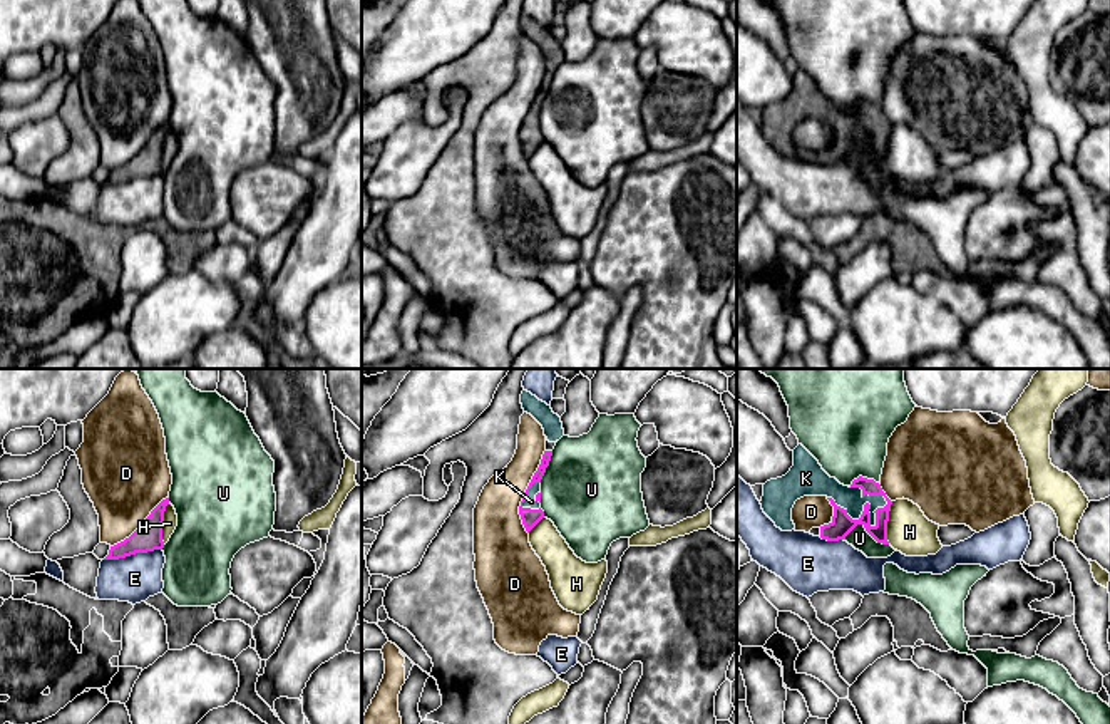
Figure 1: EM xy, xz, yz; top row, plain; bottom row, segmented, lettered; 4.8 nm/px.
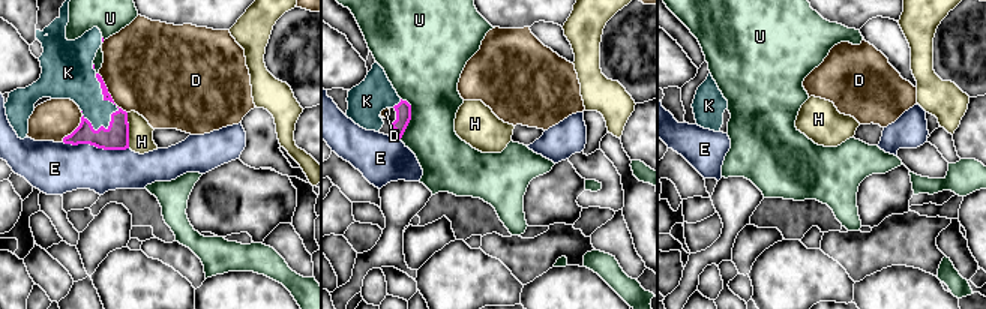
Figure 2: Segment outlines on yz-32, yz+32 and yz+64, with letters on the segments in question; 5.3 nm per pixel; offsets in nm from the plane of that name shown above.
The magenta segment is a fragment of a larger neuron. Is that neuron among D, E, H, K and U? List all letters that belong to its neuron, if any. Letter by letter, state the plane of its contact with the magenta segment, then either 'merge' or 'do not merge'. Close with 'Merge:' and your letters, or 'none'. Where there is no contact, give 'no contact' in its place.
D: contact in xz; do not merge
E: contact in xy; do not merge
H: contact in yz; do not merge
K: contact in yz; merge
U: contact in yz; do not merge
Merge: K

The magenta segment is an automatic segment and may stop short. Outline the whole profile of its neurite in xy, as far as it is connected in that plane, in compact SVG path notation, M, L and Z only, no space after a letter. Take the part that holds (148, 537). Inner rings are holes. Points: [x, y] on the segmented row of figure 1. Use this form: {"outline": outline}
{"outline": "M169 498L162 499L129 538L110 546L104 560L119 560L136 553L162 550L162 523L167 504Z"}

